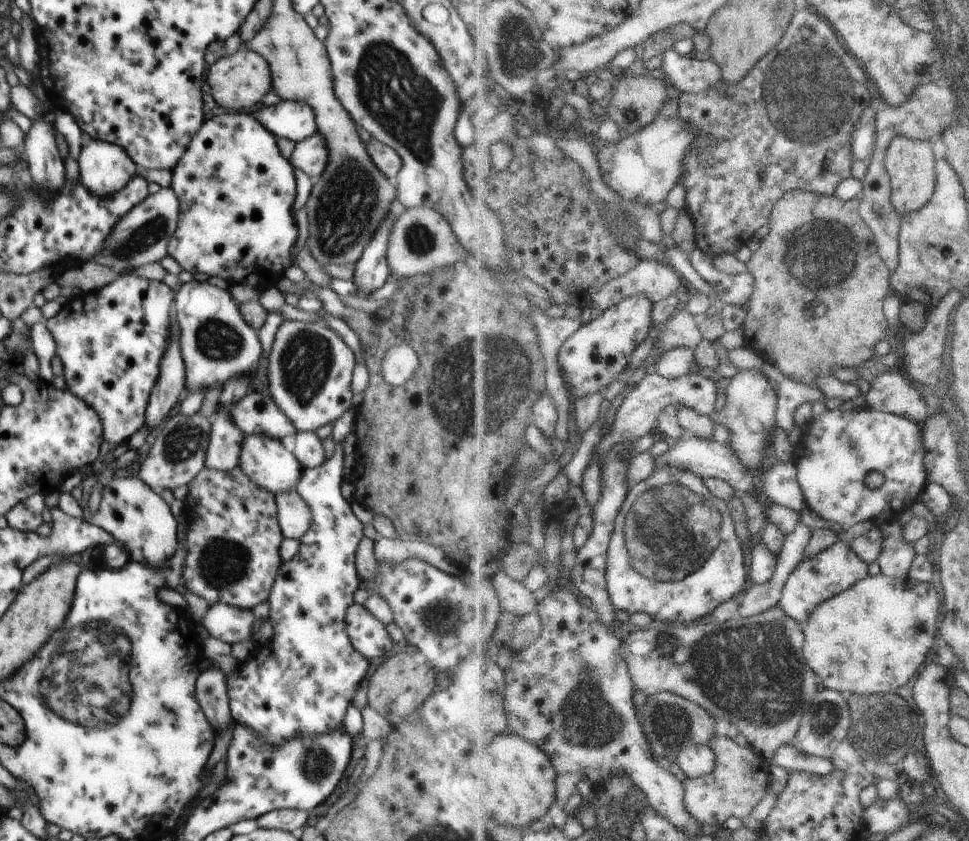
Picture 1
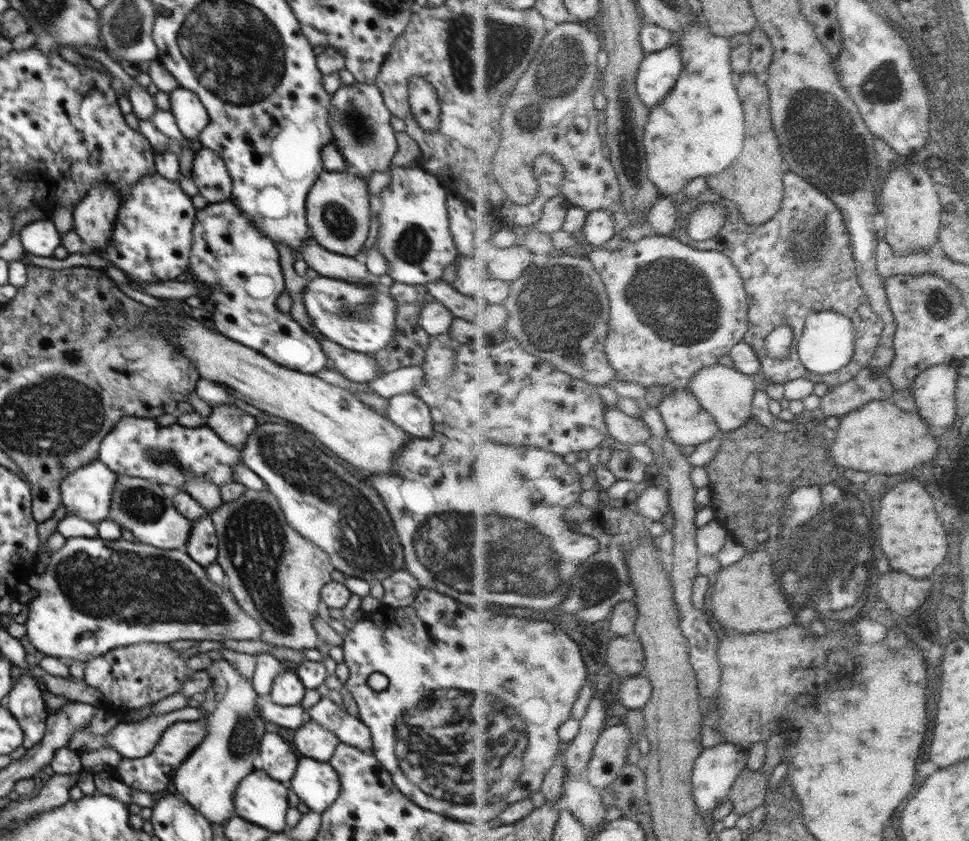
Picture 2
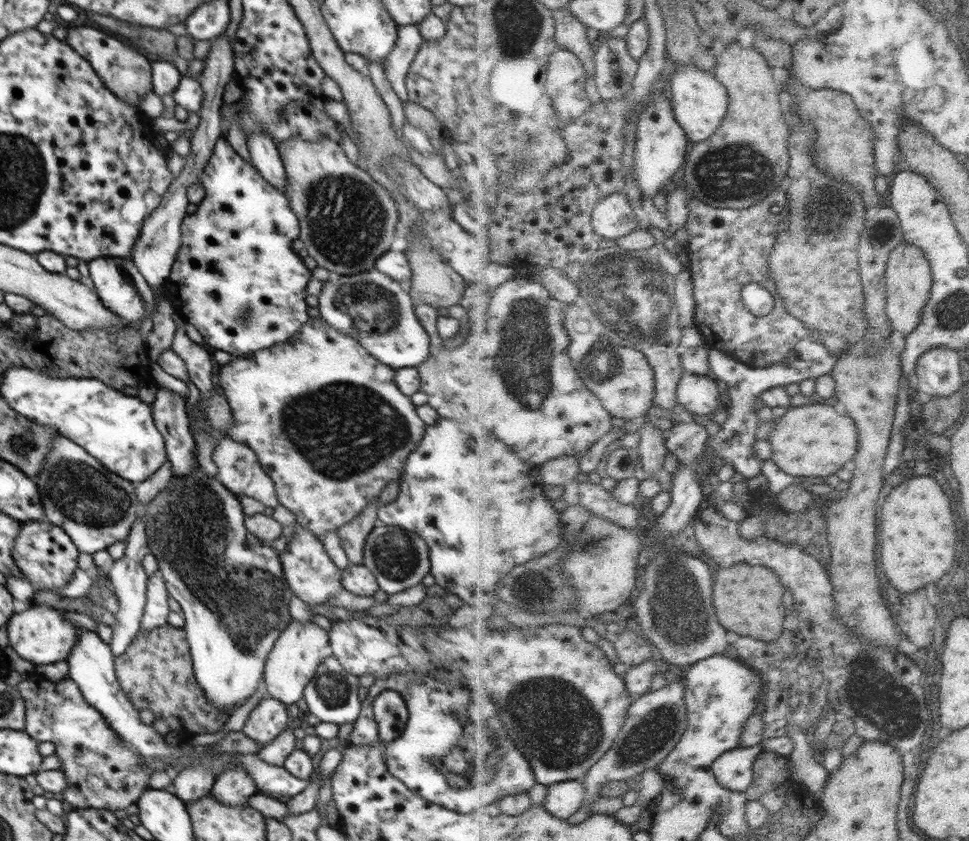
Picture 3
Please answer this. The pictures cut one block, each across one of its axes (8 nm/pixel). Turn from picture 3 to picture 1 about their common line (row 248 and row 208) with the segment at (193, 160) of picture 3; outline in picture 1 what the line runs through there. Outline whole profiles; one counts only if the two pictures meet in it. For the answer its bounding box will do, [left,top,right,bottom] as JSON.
[90,186,179,274]

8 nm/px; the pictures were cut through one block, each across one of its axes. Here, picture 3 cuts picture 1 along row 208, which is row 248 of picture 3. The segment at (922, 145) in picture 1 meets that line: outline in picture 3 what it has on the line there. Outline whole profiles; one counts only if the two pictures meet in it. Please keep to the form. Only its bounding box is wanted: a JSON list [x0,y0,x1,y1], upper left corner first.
[888,241,933,338]

